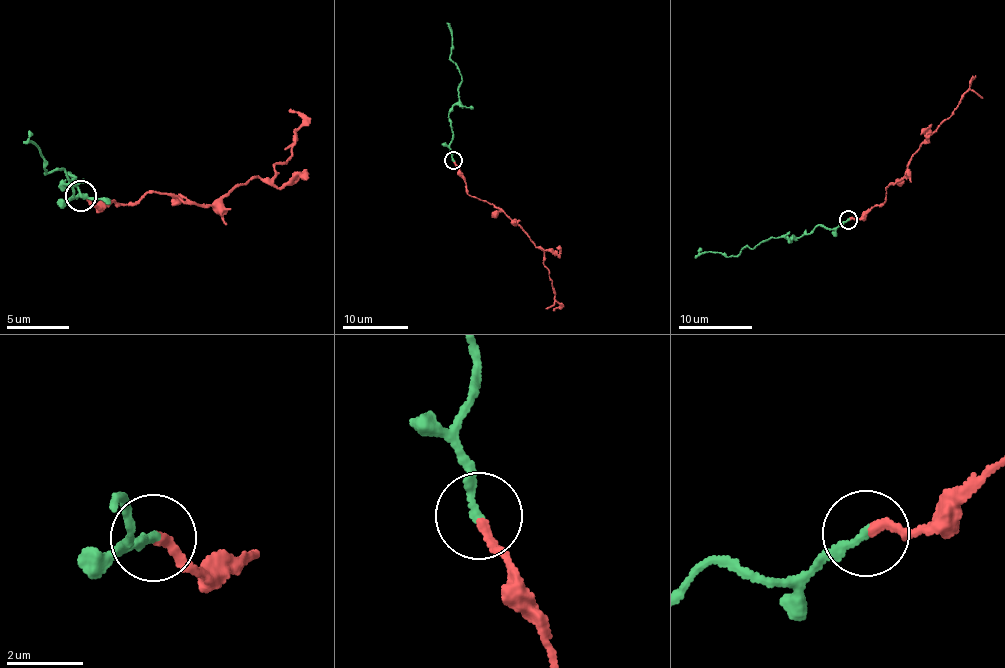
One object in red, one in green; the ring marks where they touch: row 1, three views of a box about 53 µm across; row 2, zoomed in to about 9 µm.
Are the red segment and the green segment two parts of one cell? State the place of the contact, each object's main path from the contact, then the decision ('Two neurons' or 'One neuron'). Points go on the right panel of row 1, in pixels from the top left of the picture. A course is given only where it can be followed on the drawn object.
Place: (848, 220). Course of red: (848, 220), (865, 218), (874, 206), (883, 205), (886, 186), (902, 179), (924, 142), (952, 112), (975, 77). Course of green: (848, 220), (831, 229), (816, 226), (798, 237), (742, 247), (736, 255), (703, 252), (695, 258). One neuron

